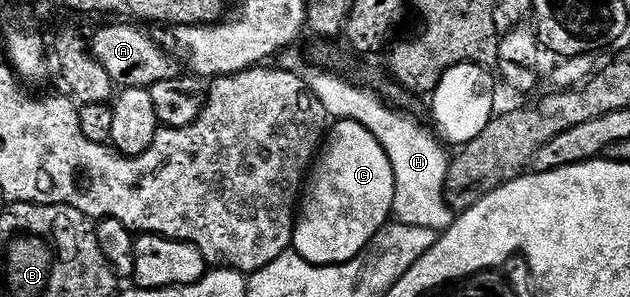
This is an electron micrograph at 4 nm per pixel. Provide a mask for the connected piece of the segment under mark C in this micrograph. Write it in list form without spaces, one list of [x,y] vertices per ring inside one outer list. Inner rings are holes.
[[[352,119],[333,121],[298,202],[291,249],[312,266],[338,266],[348,262],[361,254],[369,240],[388,225],[394,190],[394,169],[379,140]],[[351,206],[356,214],[368,214],[365,230],[348,230]]]

